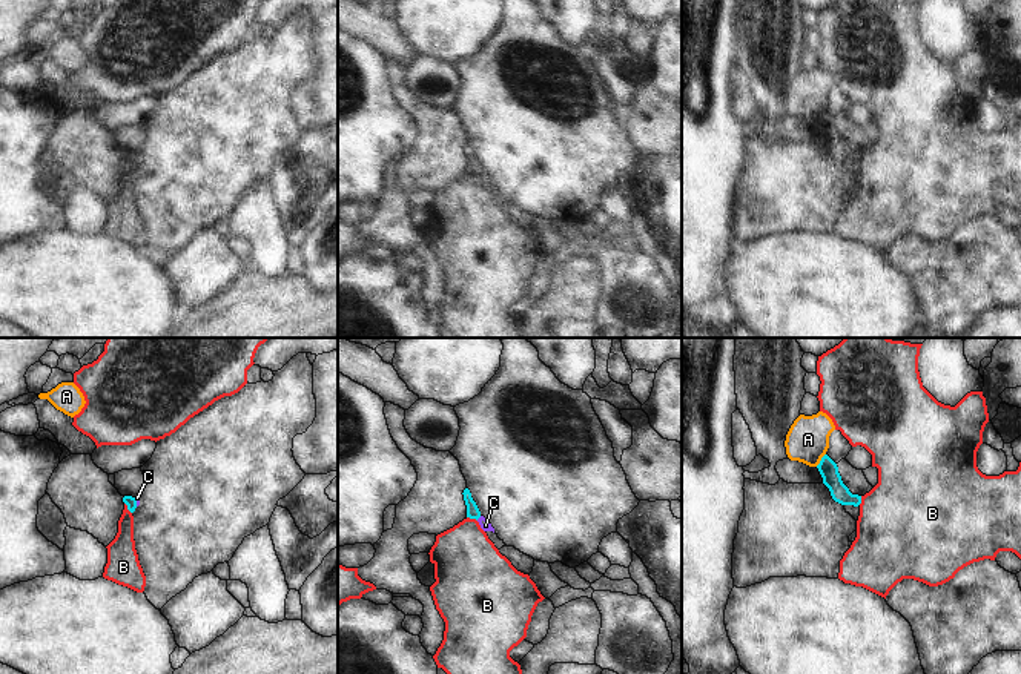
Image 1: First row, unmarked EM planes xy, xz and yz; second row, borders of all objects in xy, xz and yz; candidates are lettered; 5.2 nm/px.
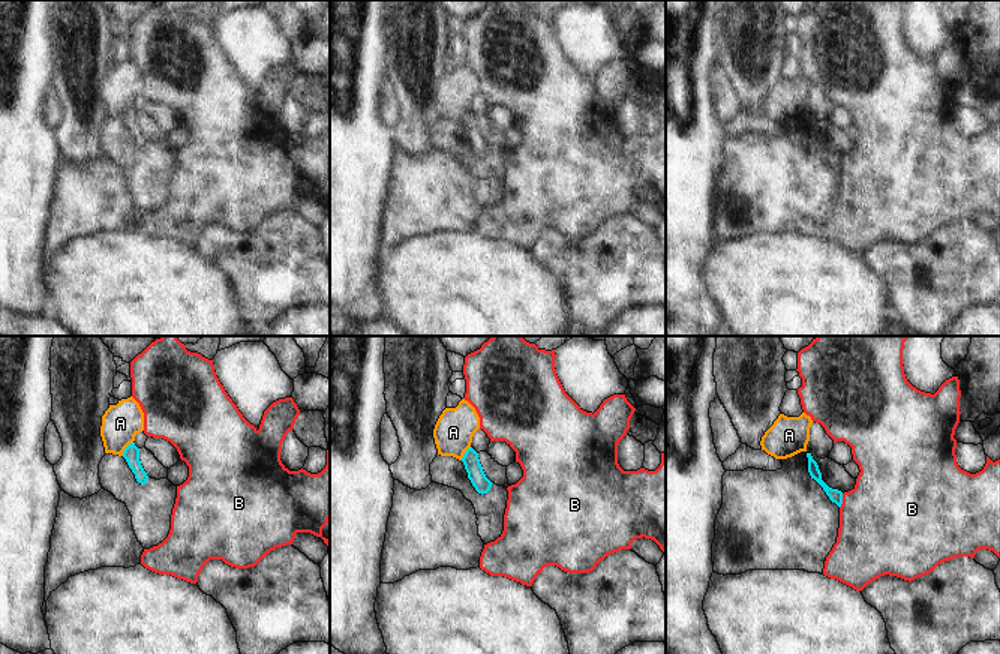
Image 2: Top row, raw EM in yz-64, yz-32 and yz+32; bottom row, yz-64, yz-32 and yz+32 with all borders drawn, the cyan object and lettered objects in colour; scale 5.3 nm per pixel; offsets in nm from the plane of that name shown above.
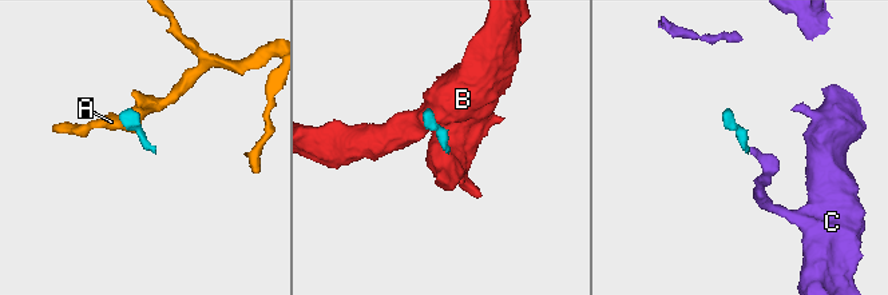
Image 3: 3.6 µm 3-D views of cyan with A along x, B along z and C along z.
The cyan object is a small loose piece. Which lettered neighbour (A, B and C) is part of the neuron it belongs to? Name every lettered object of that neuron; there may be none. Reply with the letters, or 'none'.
C

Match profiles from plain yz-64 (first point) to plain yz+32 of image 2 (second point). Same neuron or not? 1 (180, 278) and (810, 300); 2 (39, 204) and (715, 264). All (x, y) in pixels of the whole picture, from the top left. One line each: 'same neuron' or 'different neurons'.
1: same neuron
2: different neurons

